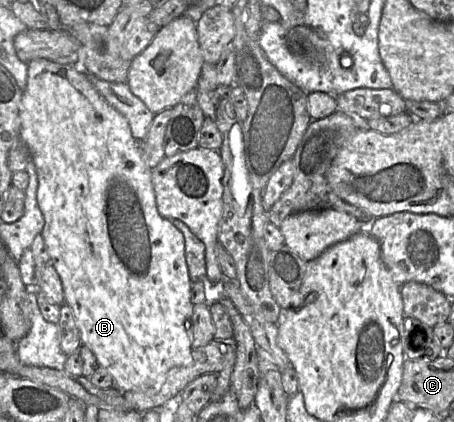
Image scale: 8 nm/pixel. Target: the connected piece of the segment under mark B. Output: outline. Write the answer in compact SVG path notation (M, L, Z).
M39 58L28 62L27 84L22 92L19 116L19 137L26 145L38 175L36 197L45 221L41 235L49 254L49 262L61 278L65 303L72 308L81 344L93 352L99 366L109 371L114 387L119 391L127 392L156 384L172 368L183 366L192 359L191 327L188 321L193 315L194 304L191 302L192 281L185 258L184 235L157 210L152 169L143 158L140 143L133 137L128 120L107 103L84 73L73 65L48 59Z

